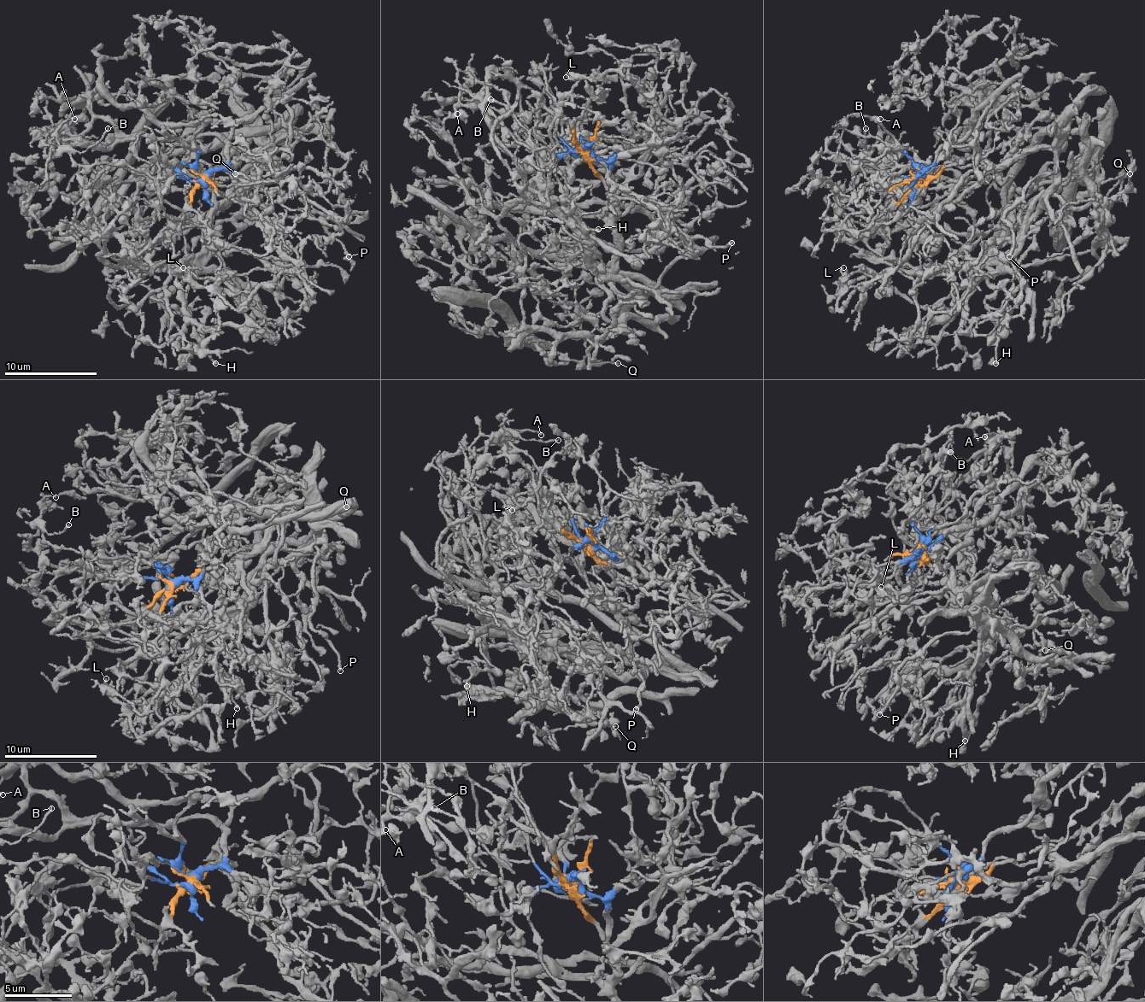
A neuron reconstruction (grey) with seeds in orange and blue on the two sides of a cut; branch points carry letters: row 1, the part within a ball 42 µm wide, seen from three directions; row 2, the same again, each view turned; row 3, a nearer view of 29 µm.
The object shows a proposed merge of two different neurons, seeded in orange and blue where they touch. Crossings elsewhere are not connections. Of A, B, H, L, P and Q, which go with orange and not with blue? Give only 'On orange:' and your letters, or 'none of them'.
On orange: L, P

